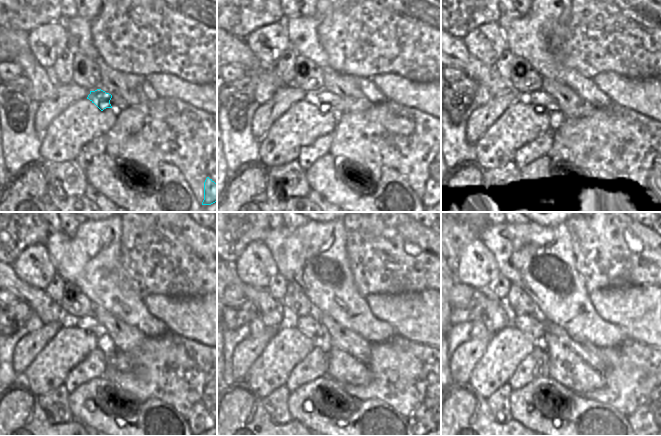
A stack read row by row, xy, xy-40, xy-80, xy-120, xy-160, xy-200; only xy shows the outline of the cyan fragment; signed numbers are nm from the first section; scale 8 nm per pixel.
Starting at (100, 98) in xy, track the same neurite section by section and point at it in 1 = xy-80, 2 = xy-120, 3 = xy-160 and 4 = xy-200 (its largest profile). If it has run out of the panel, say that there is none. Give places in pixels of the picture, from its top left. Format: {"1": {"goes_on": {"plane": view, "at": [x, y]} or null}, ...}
{"1": {"goes_on": {"plane": "xy-80", "at": [540, 98]}}, "2": {"goes_on": {"plane": "xy-120", "at": [89, 323]}}, "3": {"goes_on": {"plane": "xy-160", "at": [310, 325]}}, "4": {"goes_on": {"plane": "xy-200", "at": [533, 325]}}}

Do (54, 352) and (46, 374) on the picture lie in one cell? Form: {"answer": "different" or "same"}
{"answer": "same"}

